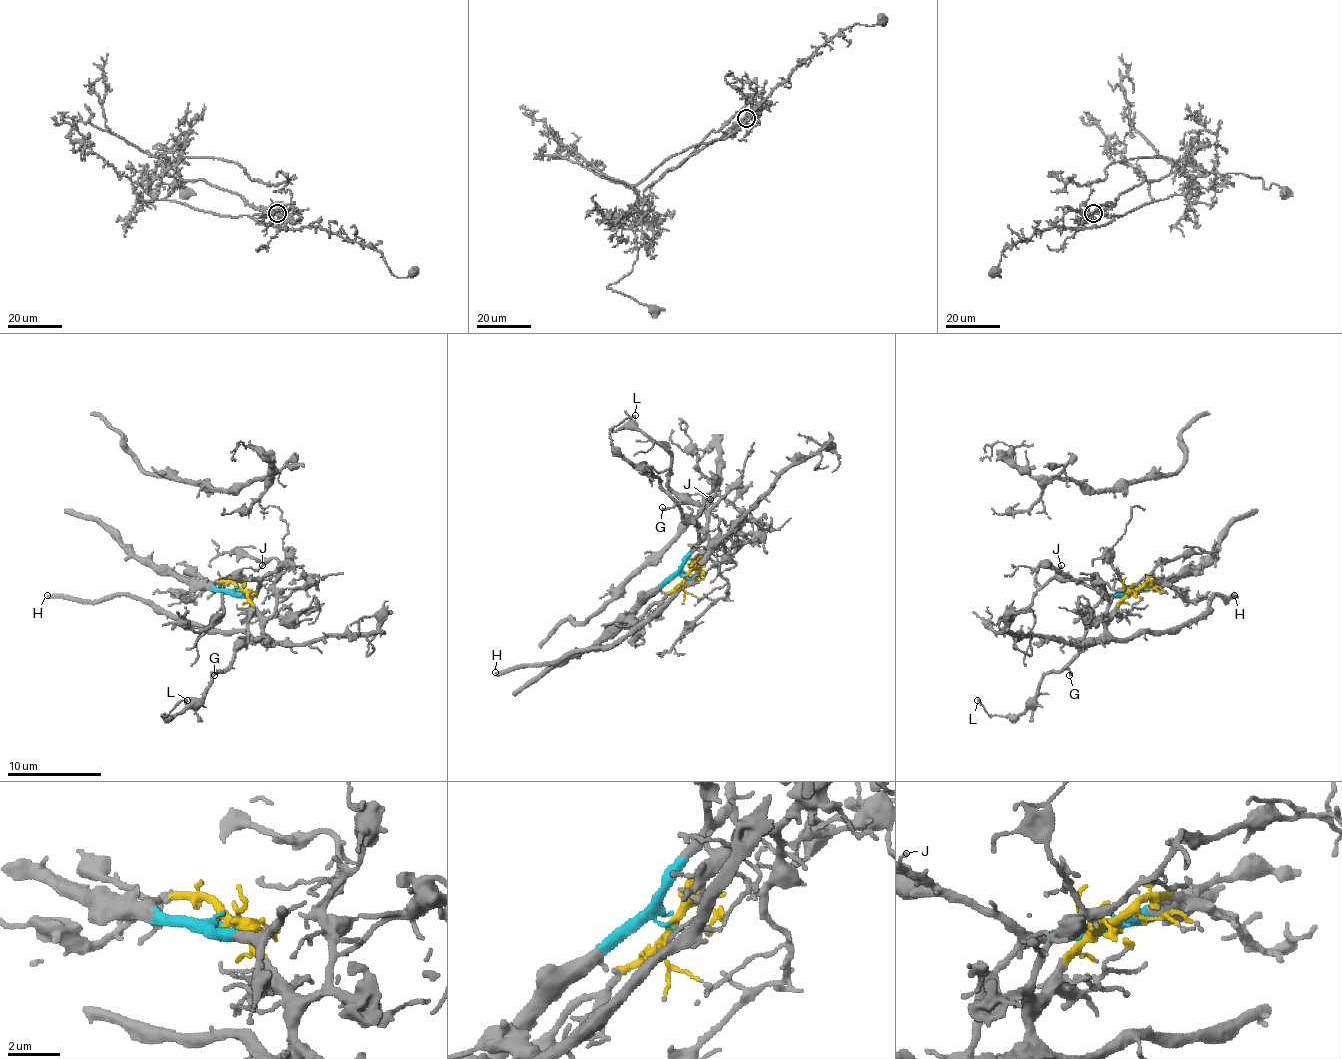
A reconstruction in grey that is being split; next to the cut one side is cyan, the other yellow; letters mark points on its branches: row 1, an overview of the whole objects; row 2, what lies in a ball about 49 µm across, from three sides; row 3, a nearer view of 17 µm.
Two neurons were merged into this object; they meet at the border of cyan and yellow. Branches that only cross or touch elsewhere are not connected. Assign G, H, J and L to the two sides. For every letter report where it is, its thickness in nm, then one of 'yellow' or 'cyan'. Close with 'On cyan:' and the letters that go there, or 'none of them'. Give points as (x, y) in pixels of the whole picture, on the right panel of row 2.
G: place (1069, 675); calibre 150 nm; cyan
H: place (1234, 595); calibre 360 nm; yellow
J: place (1061, 565); calibre 100 nm; cyan
L: place (977, 700); calibre 150 nm; cyan
On cyan: G, J, L

